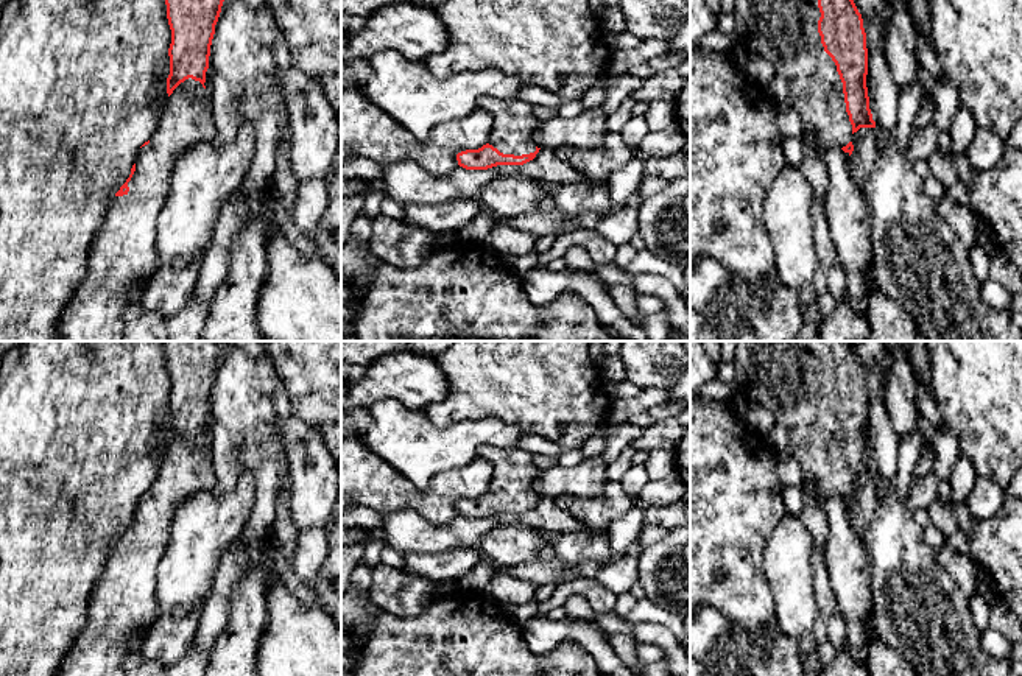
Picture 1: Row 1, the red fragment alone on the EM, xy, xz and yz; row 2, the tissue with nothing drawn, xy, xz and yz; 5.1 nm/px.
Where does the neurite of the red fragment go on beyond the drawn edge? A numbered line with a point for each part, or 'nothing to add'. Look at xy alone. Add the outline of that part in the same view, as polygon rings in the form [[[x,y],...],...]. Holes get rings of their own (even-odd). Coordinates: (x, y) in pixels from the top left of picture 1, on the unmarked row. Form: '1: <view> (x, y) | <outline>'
1: xy (125, 602) | [[[192,427],[167,447],[150,492],[136,508],[129,540],[107,550],[107,565],[89,600],[89,617],[59,676],[125,676],[128,637],[156,621],[156,570],[171,523],[187,497],[210,489],[215,472],[206,438]]]

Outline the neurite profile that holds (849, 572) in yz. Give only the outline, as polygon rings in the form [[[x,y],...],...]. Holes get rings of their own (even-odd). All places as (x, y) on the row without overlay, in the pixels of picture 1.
[[[841,497],[823,503],[827,519],[826,565],[830,589],[846,620],[846,639],[852,653],[879,637],[872,631],[874,598],[871,559],[851,523],[849,506]]]

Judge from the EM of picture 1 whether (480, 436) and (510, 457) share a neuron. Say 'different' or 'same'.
different

